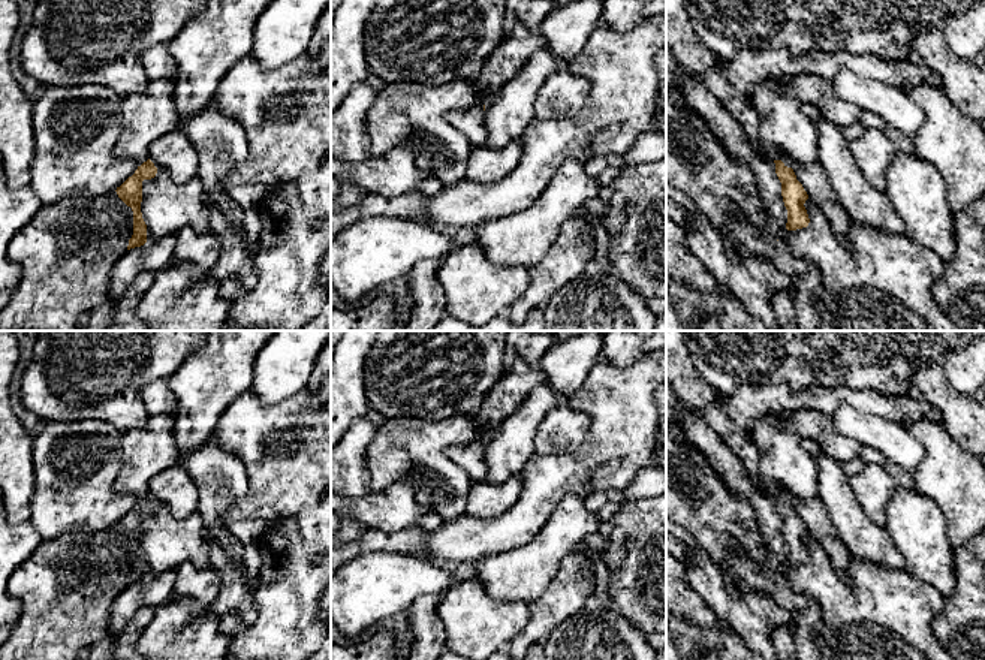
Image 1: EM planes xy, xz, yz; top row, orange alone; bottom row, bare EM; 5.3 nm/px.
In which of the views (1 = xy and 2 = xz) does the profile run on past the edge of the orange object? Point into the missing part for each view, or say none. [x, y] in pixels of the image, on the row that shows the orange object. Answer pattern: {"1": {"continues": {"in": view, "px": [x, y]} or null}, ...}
{"1": {"continues": {"in": "xy", "px": [148, 115]}}, "2": {"continues": {"in": "xz", "px": [469, 121]}}}

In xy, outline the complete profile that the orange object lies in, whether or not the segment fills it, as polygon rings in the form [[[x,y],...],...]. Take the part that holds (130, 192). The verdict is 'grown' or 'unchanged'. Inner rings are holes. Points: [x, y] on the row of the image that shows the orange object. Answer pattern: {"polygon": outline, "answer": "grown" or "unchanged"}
{"polygon": [[[150,79],[144,93],[123,99],[123,132],[117,142],[117,156],[132,159],[138,169],[120,187],[118,198],[133,211],[133,235],[127,250],[147,242],[147,224],[142,219],[142,181],[151,180],[157,168],[150,160],[151,144],[163,135],[178,129],[180,120],[171,94],[175,79]]], "answer": "grown"}

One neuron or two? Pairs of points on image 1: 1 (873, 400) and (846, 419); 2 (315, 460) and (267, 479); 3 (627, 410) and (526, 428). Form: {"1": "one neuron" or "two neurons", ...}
{"1": "two neurons", "2": "one neuron", "3": "two neurons"}

